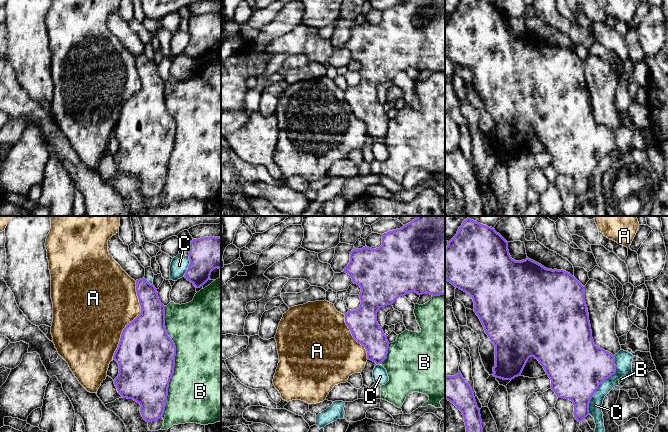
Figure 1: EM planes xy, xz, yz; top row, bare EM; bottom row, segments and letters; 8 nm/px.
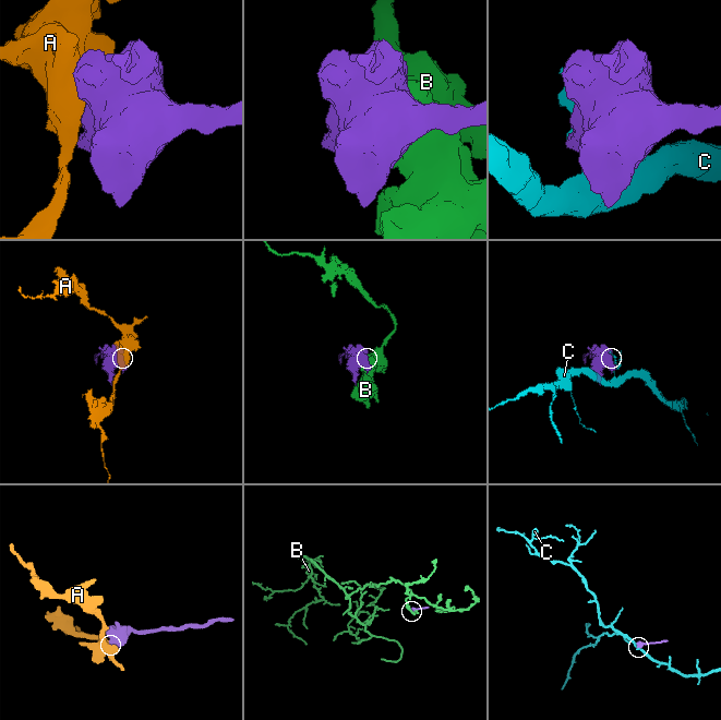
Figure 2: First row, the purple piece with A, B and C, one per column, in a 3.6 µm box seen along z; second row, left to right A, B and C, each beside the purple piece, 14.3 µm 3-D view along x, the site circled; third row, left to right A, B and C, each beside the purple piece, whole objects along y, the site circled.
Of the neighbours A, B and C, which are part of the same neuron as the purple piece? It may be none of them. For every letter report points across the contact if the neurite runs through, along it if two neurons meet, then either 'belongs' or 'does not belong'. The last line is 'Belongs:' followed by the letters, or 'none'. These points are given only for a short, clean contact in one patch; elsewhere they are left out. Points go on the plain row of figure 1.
A: does not belong
B: does not belong
C: does not belong
Belongs: none

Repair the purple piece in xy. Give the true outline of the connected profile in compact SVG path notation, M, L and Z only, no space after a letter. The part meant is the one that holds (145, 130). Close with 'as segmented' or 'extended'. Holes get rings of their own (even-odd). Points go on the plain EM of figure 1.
M145 54L136 56L136 68L141 89L123 105L113 135L119 141L119 150L113 156L118 169L140 180L140 189L146 198L163 192L168 163L174 149L176 123L165 103L165 82L158 74L157 65Z; as segmented

